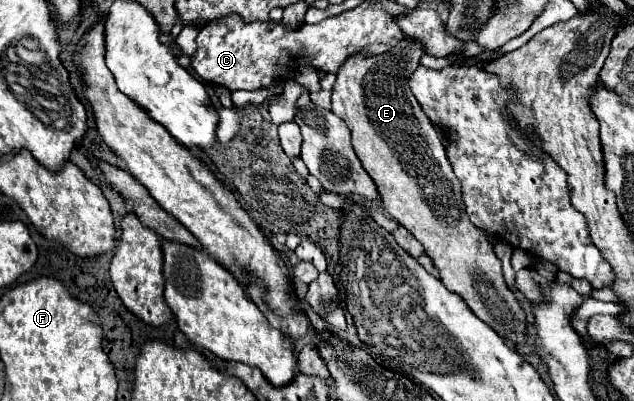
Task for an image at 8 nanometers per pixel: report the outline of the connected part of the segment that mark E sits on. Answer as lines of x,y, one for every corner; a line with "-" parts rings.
405,39
397,45
397,49
389,51
387,55
377,57
351,57
337,73
337,81
333,85
333,105
331,111
341,117
347,127
351,129
351,141
357,157
361,159
365,171
375,181
383,207
389,211
389,215
403,225
423,247
427,257
431,257
435,269
439,271
441,283
463,297
467,307
485,321
493,331
497,331
509,345
519,343
525,339
525,313
519,307
519,301
505,285
503,273
501,273
501,261
493,253
493,247
487,239
487,233
479,227
475,227
467,213
465,203
461,197
461,183
457,181
453,167
449,165
445,147
441,143
439,133
433,129
431,119
421,109
419,101
411,93
407,85
407,75
413,73
419,67
419,59
425,55
423,47
411,39

